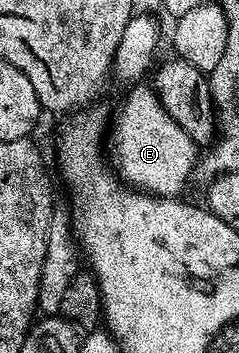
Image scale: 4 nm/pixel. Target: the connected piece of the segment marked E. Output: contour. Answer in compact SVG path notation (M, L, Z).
M138 84L131 90L134 91L127 96L122 115L112 122L113 165L116 170L118 165L117 173L123 183L160 198L178 198L190 174L192 178L195 173L200 157L199 143L194 142L172 116L168 116L162 101L149 85Z

